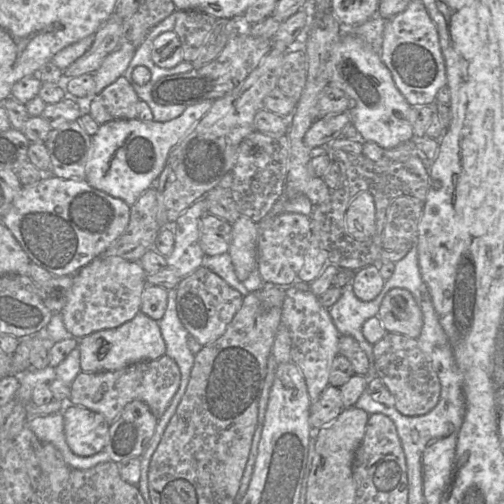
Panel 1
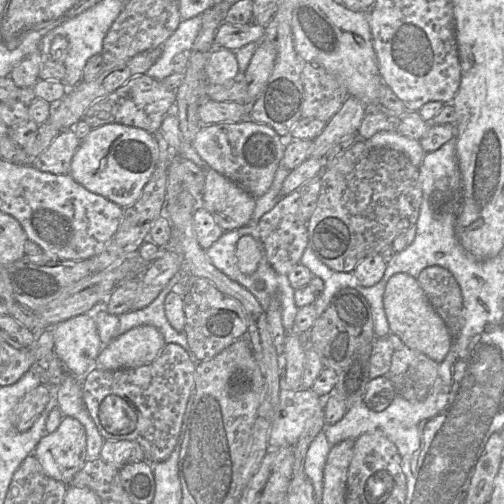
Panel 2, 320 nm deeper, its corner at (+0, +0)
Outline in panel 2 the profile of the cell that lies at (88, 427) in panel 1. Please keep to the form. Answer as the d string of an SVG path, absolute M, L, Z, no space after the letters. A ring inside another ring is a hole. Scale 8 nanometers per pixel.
M63 417L53 433L46 433L33 454L49 477L69 485L86 462L86 432L73 417Z

